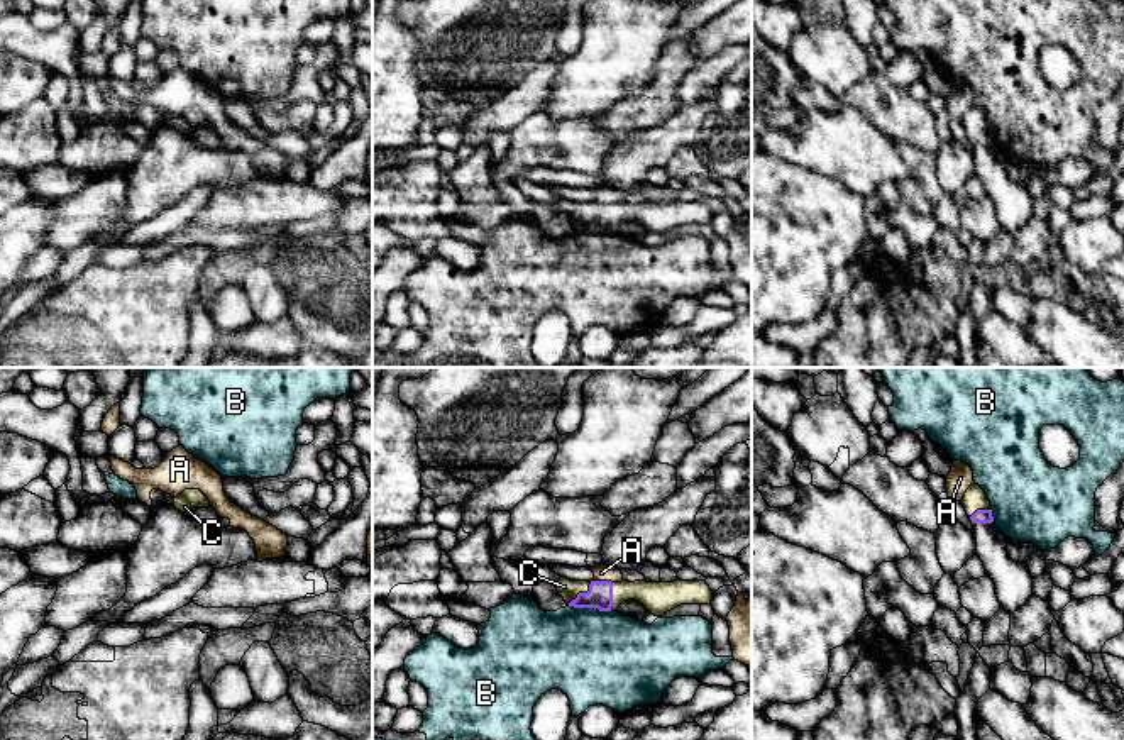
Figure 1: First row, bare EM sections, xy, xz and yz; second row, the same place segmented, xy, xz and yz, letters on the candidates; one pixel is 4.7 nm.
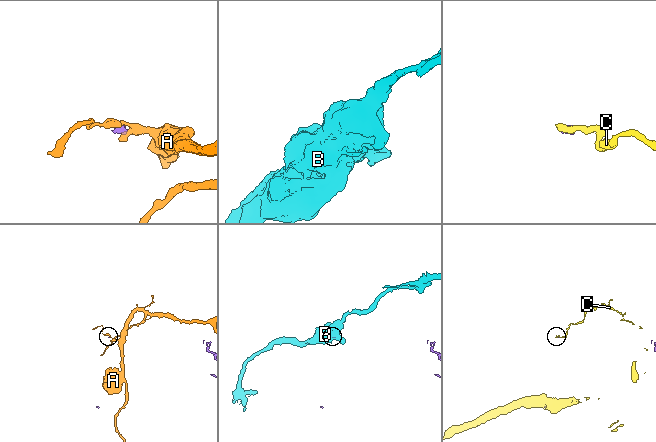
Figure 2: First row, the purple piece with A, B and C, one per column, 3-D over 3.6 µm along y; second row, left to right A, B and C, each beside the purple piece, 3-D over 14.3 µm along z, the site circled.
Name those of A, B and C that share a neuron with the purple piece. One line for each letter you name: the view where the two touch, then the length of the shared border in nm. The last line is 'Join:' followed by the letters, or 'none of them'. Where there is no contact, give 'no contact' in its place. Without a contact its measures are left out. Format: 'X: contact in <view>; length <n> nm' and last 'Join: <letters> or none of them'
C: contact in xz; length 160 nm
Join: C

